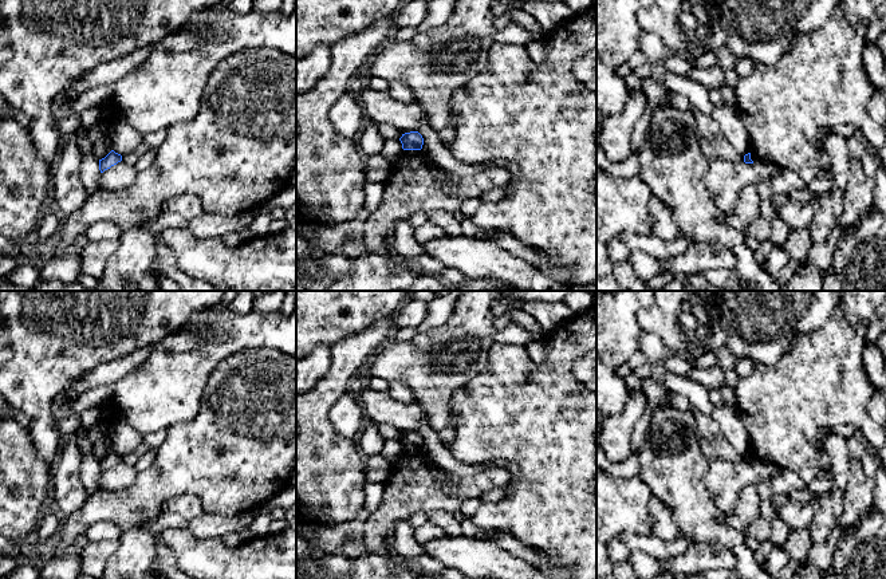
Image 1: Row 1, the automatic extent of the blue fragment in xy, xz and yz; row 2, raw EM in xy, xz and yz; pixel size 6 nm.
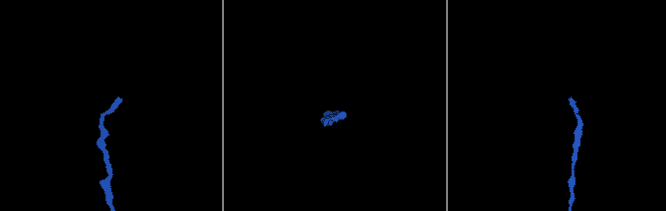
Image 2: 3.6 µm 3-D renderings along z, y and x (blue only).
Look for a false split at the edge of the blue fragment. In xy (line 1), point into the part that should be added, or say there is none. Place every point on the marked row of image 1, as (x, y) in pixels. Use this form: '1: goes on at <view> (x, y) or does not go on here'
1: does not go on here

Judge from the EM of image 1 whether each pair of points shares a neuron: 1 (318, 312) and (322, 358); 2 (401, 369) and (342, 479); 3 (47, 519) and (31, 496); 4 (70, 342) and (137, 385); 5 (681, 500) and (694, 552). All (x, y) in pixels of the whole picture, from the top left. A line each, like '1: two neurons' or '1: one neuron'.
1: two neurons
2: two neurons
3: two neurons
4: two neurons
5: two neurons

